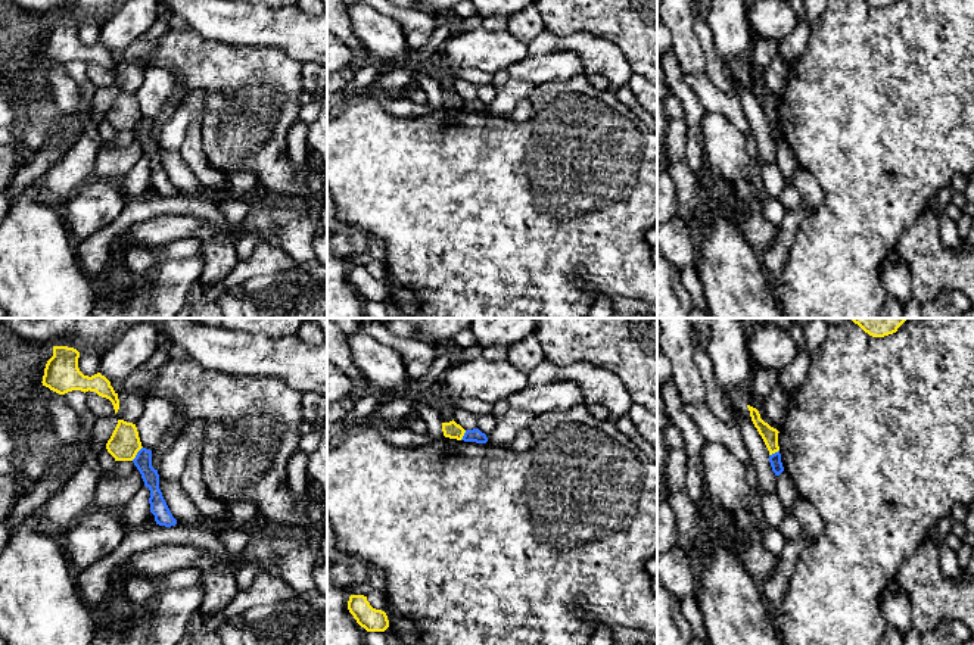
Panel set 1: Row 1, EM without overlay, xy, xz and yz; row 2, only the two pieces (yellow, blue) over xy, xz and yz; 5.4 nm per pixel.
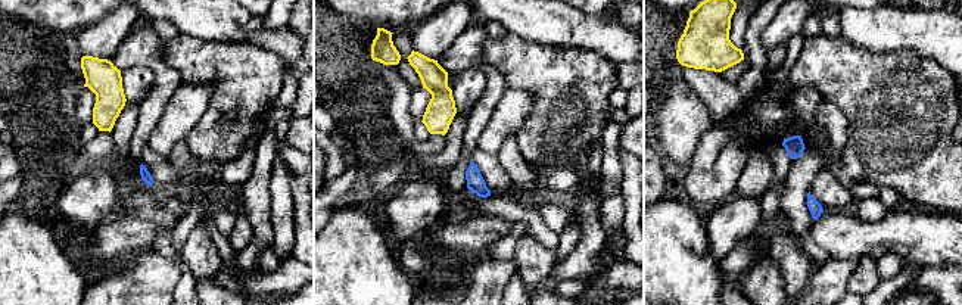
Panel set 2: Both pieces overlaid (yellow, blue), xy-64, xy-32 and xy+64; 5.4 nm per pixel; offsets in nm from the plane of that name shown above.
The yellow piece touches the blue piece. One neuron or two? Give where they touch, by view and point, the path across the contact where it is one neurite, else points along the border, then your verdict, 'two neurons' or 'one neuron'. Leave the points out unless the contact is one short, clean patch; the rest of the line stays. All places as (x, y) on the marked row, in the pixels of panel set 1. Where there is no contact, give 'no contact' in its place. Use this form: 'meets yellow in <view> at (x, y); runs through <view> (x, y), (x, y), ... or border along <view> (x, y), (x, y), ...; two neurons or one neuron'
meets yellow in xy at (136, 454); border along xy (142, 446), (131, 460); two neurons

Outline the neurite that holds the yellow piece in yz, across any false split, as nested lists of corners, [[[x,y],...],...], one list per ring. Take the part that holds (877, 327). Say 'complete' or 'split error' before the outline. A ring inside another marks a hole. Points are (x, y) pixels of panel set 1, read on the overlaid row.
complete; [[[847,318],[872,337],[884,337],[897,331],[906,318]]]

